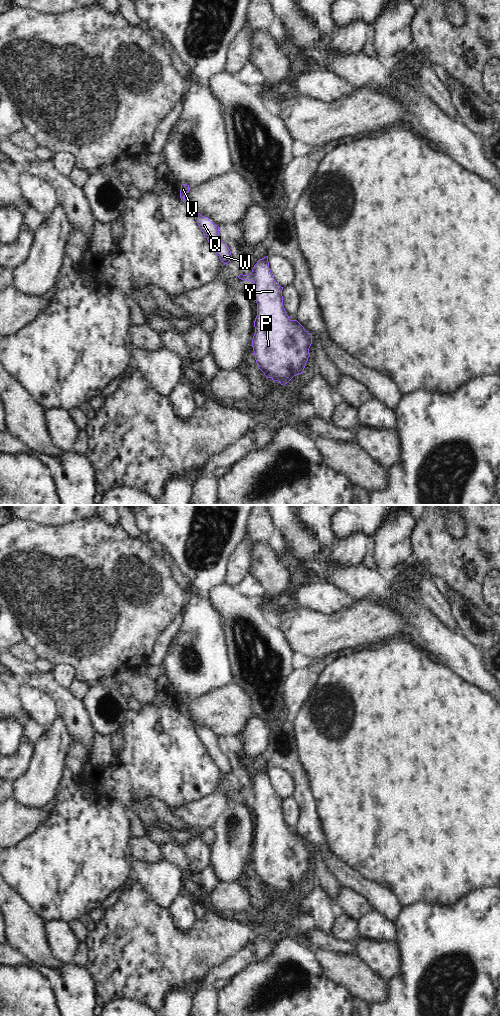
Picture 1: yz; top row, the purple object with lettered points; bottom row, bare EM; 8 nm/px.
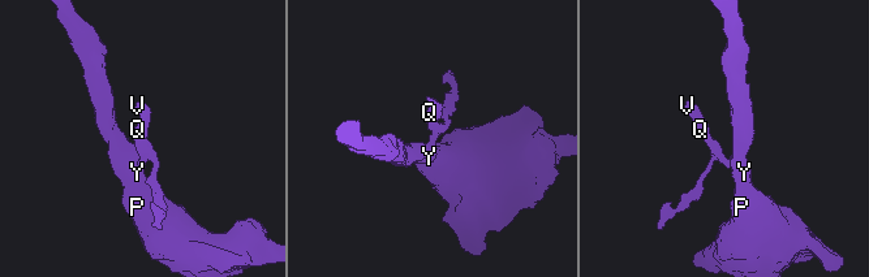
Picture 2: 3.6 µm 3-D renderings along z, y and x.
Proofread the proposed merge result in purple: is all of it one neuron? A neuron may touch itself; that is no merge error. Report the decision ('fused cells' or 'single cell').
fused cells

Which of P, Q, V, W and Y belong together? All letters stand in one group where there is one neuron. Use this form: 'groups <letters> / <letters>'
groups P Y / Q V W

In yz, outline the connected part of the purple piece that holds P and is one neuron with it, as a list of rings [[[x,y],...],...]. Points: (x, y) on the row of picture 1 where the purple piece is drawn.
[[[268,256],[252,269],[257,316],[252,347],[257,367],[281,385],[304,372],[310,356],[312,334],[297,320],[290,320],[283,306],[281,287],[269,268]]]

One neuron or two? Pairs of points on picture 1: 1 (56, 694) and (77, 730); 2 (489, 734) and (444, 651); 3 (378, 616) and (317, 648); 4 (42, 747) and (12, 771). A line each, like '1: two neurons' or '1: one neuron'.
1: one neuron
2: two neurons
3: one neuron
4: two neurons

